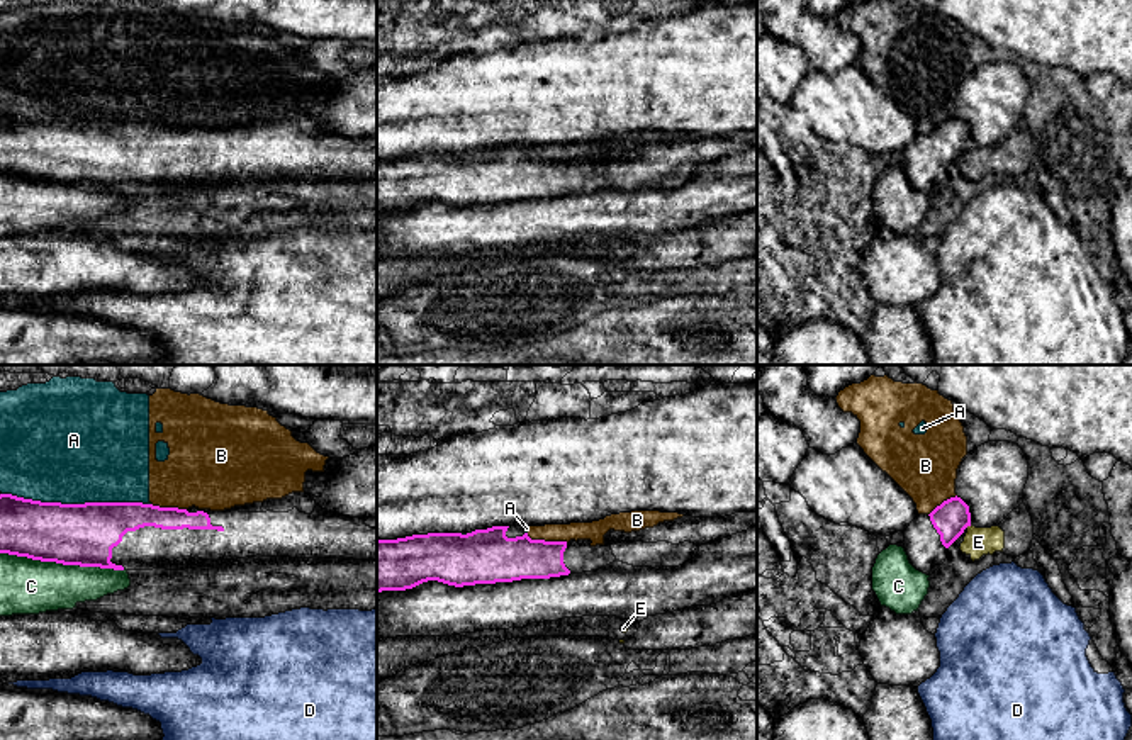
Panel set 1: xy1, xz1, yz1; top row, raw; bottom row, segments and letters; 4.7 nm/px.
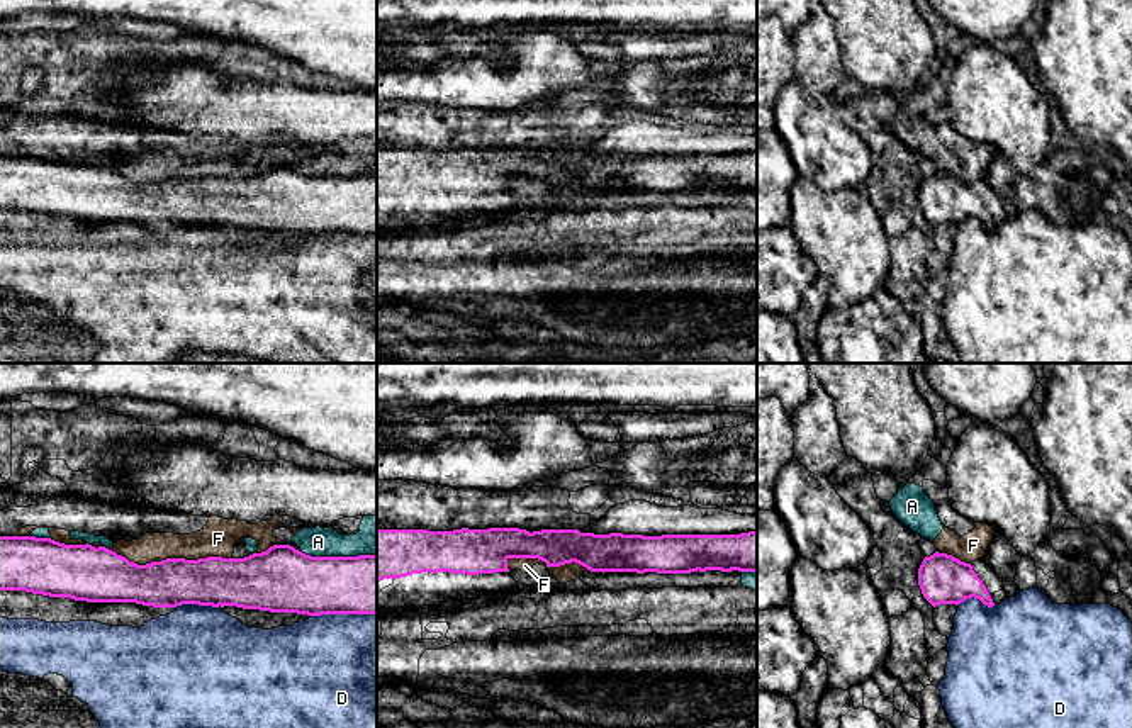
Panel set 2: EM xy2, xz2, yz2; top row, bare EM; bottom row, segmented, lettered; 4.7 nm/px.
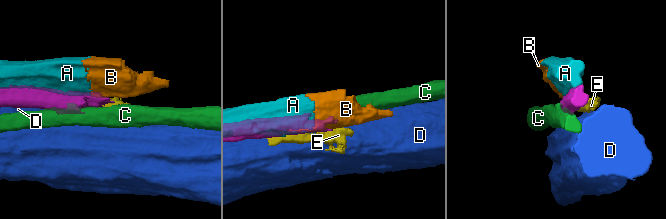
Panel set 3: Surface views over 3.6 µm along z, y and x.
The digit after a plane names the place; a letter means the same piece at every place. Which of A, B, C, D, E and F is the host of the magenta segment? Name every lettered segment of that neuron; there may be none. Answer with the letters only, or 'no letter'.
no letter

